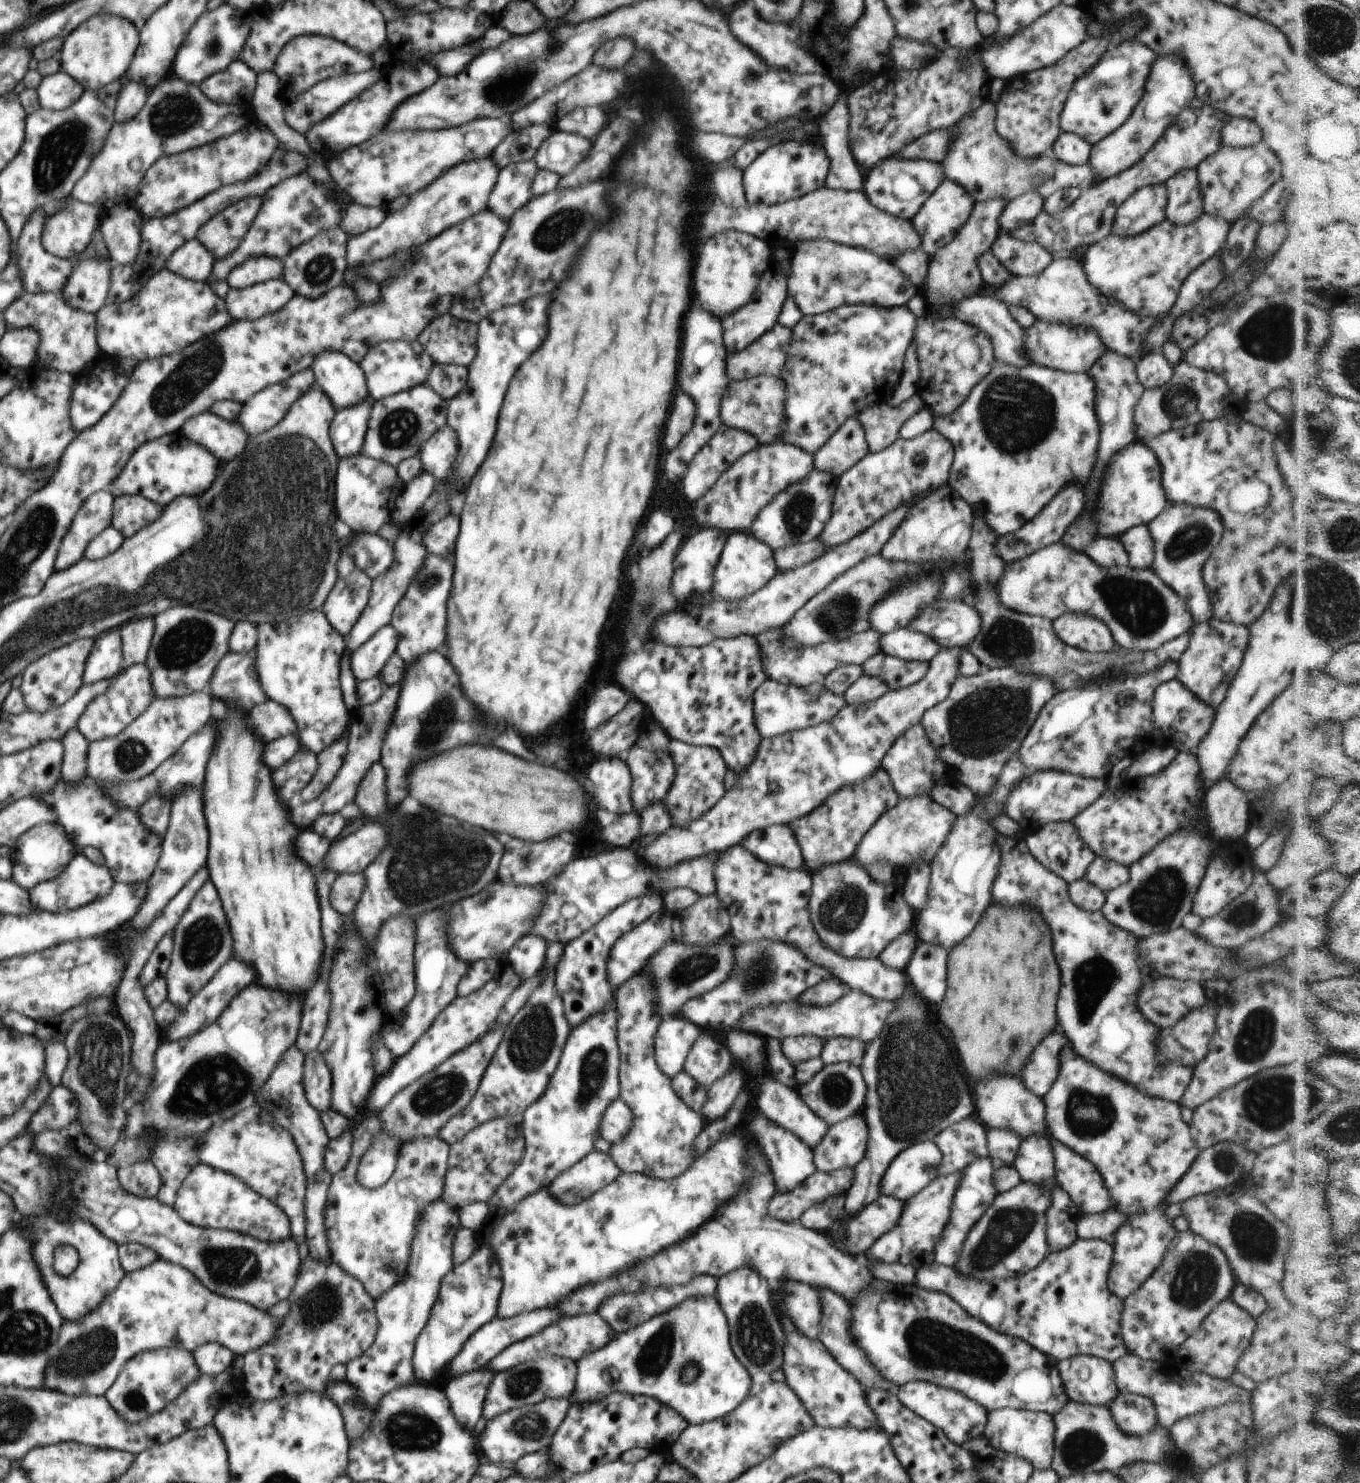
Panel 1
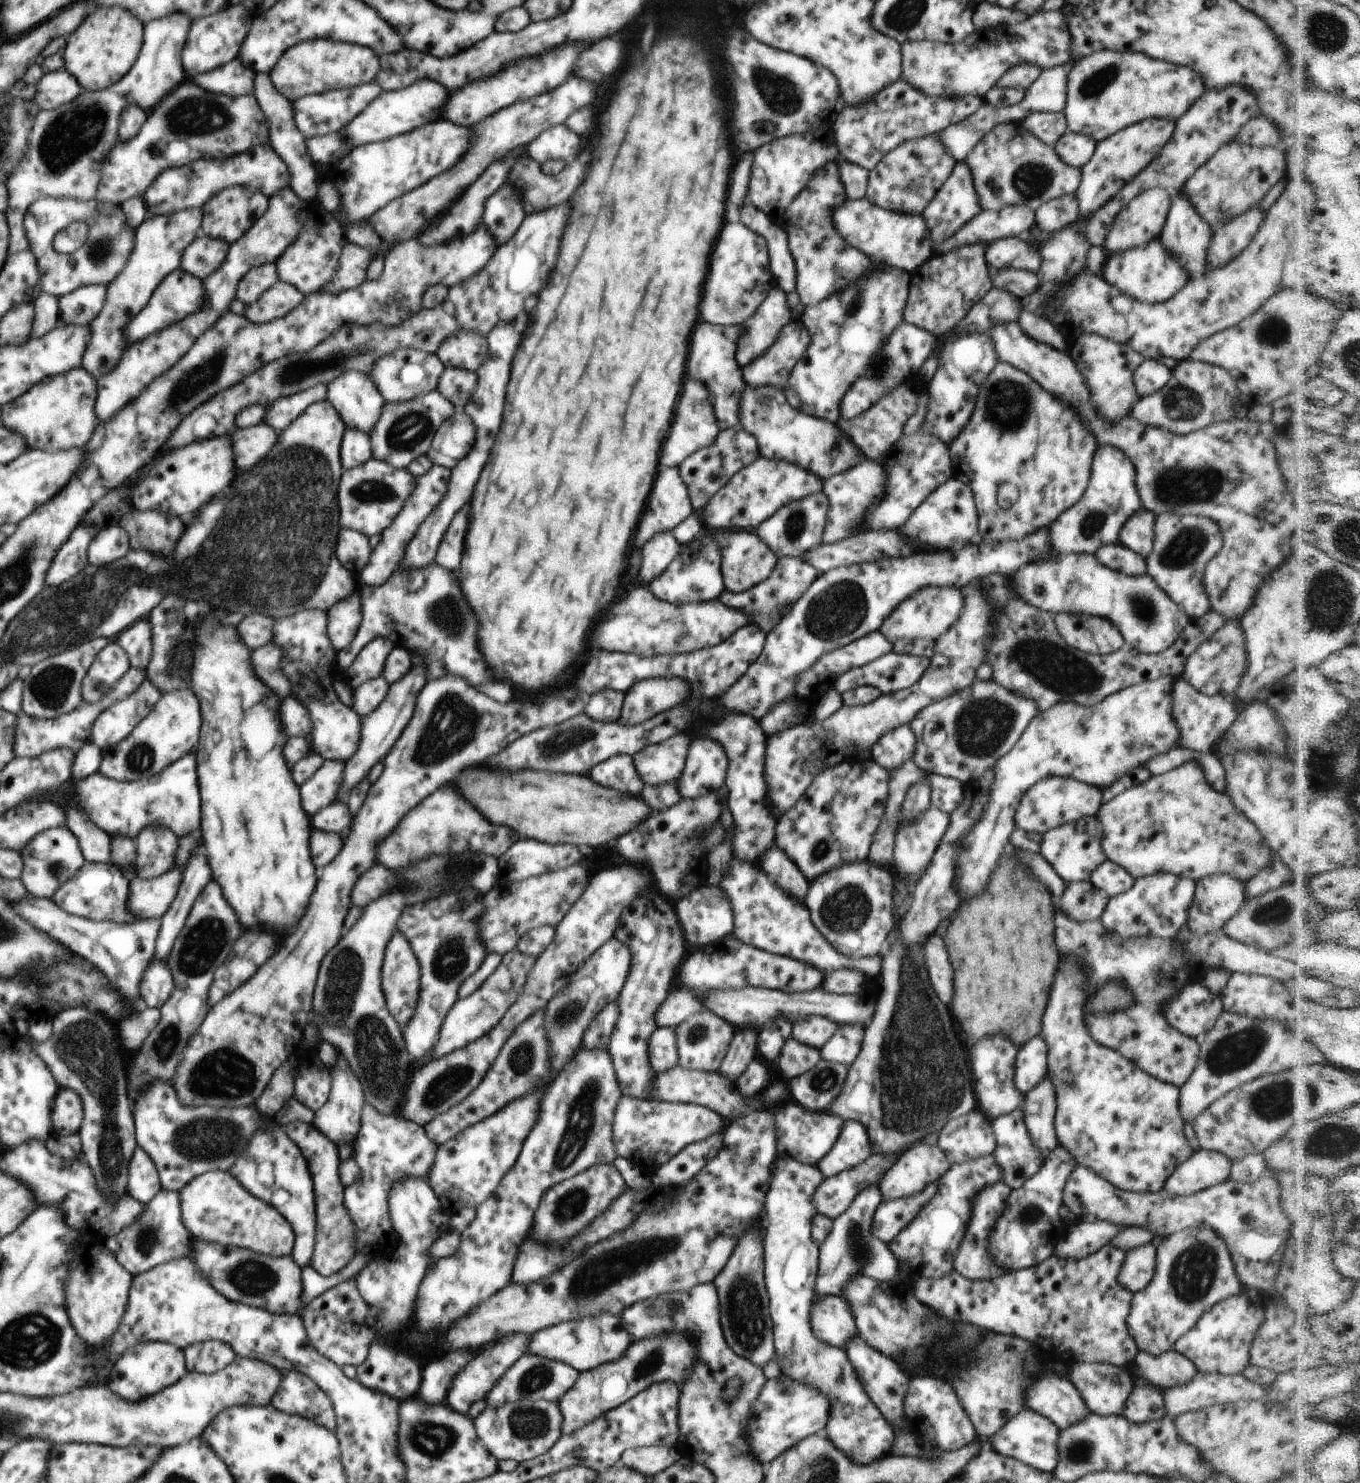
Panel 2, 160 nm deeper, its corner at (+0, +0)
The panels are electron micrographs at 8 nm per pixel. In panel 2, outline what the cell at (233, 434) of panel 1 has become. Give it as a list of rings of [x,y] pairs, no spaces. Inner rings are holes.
[[[261,423],[246,430],[238,428],[232,434],[232,442],[234,442],[236,466],[242,470],[250,470],[254,464],[258,464],[262,458],[270,454],[274,442],[278,442],[278,433],[268,424]]]

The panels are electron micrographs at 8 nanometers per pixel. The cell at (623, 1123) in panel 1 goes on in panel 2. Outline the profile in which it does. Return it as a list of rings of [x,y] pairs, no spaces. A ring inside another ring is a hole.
[[[623,1096],[612,1120],[612,1142],[616,1154],[630,1163],[656,1162],[661,1167],[693,1142],[723,1131],[725,1123],[716,1112],[698,1104],[670,1103],[667,1101],[638,1100]]]

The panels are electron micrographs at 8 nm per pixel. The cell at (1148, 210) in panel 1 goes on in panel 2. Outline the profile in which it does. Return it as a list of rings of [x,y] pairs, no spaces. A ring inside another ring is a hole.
[[[1152,188],[1152,190],[1140,192],[1114,218],[1114,223],[1107,232],[1104,249],[1110,250],[1110,253],[1126,252],[1130,248],[1148,244],[1150,240],[1159,238],[1166,223],[1166,214],[1170,211],[1170,200],[1171,197],[1162,188]]]

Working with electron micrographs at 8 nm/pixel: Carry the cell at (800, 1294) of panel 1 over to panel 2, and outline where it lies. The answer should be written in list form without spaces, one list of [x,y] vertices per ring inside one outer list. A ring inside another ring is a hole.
[[[842,1296],[815,1297],[814,1300],[818,1300],[810,1310],[814,1337],[829,1346],[844,1348],[848,1340],[856,1336],[854,1316],[848,1302]]]

